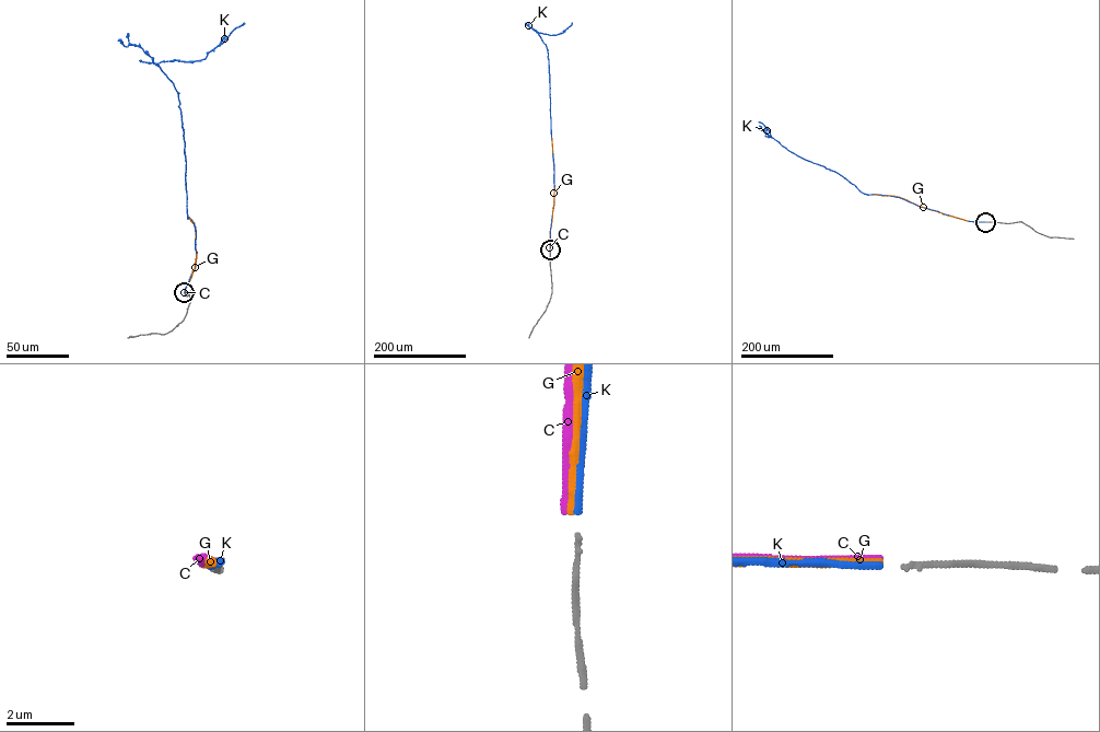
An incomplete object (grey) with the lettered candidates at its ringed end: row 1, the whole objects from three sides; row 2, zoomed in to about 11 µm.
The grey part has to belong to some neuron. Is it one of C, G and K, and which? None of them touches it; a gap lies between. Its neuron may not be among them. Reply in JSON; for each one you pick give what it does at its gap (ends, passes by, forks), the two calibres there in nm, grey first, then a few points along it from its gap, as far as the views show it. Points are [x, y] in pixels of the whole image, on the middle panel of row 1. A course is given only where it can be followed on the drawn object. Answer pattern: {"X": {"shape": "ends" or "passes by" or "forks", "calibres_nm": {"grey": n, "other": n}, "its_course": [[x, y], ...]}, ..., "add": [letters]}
{"K": {"shape": "ends", "calibres_nm": {"grey": 140, "other": 200}, "its_course": [[550, 250], [554, 188], [548, 49], [538, 33], [559, 34], [572, 23]]}, "add": ["K"]}

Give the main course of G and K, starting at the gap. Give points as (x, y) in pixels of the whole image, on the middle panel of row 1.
G: (550, 250), (554, 187), (551, 138)
K: (550, 250), (554, 188), (548, 49), (538, 33), (559, 34), (572, 23)

